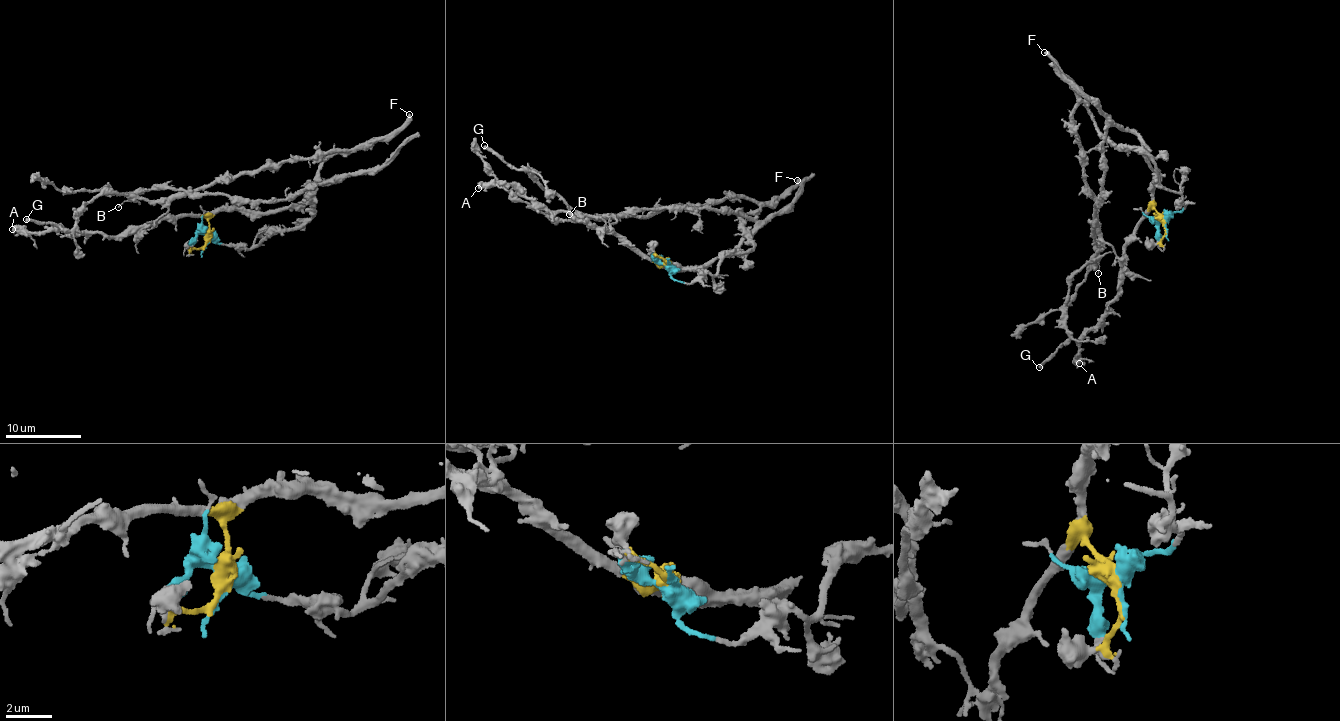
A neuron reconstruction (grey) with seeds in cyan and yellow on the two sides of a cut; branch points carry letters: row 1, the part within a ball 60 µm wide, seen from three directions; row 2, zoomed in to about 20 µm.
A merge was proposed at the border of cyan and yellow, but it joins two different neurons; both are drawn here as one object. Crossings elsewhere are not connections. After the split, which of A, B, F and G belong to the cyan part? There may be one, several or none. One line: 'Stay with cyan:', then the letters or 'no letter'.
Stay with cyan: B, F, G

